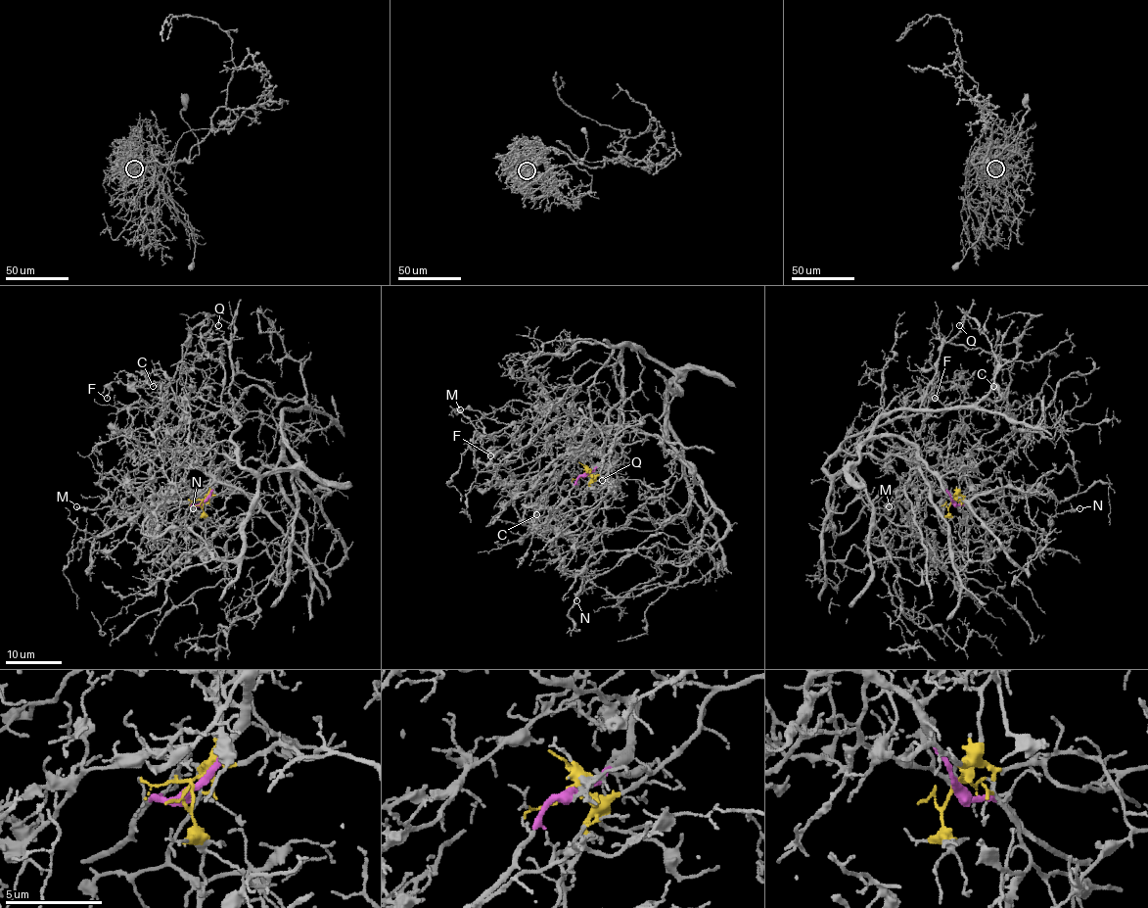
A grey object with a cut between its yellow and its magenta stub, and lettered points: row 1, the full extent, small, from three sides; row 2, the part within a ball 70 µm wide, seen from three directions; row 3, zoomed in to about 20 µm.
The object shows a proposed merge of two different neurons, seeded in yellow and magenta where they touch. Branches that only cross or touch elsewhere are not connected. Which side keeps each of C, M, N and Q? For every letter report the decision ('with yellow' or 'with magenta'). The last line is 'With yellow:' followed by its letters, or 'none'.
C: with yellow
M: with yellow
N: with yellow
Q: with magenta
With yellow: C, M, N

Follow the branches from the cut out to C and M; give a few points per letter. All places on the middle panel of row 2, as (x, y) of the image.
C: (586, 473), (598, 476), (644, 435), (625, 425), (590, 430), (540, 516), (552, 516), (541, 523), (535, 514)
M: (586, 473), (598, 476), (644, 435), (625, 425), (590, 428), (565, 414), (522, 447), (511, 424), (461, 410)

